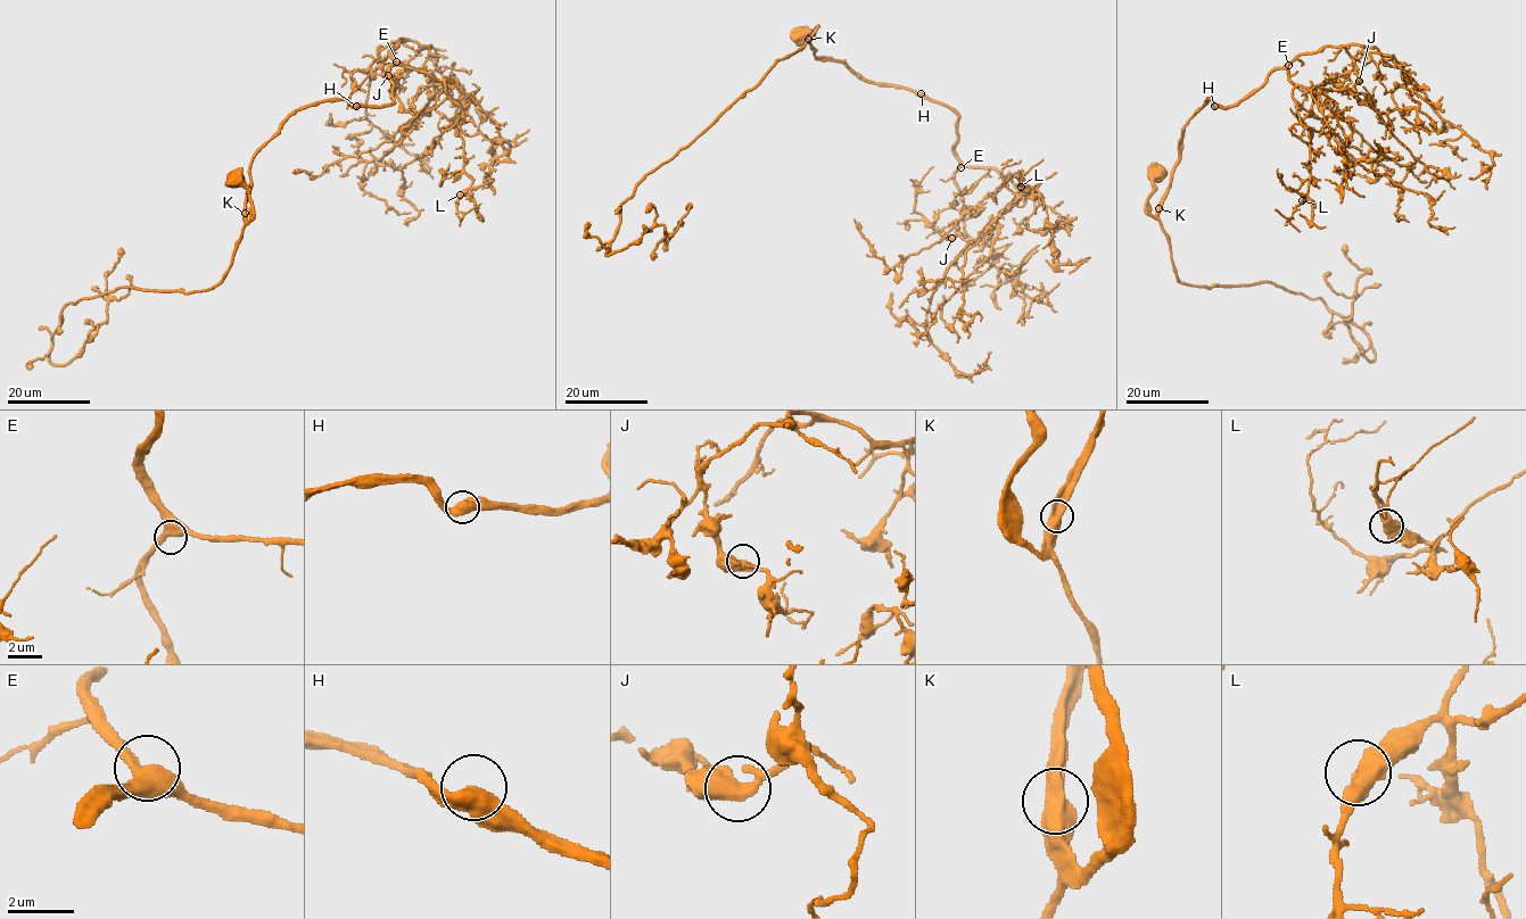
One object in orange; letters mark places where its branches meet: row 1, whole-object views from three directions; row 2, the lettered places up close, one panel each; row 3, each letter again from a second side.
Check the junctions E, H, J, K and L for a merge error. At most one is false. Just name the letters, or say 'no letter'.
no letter

